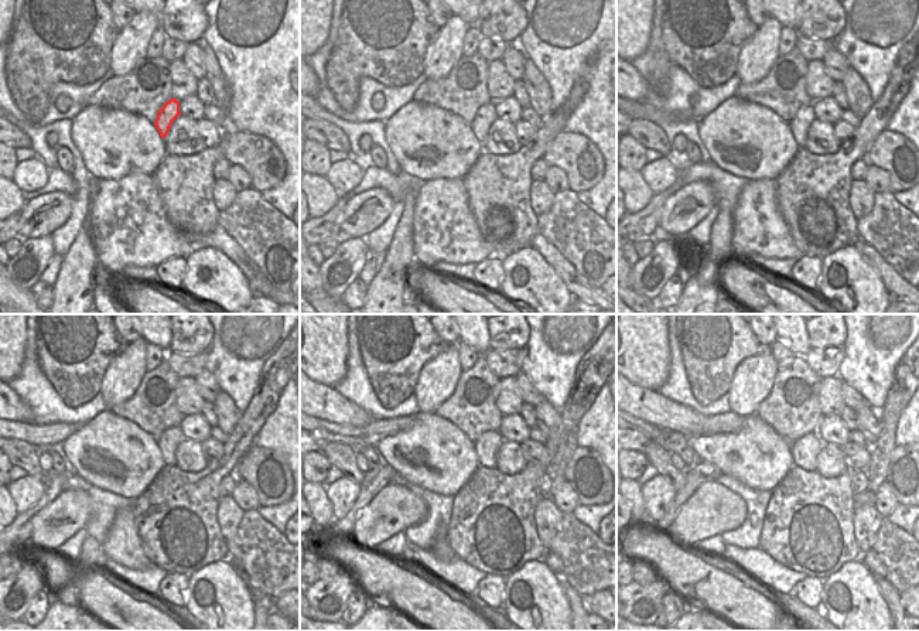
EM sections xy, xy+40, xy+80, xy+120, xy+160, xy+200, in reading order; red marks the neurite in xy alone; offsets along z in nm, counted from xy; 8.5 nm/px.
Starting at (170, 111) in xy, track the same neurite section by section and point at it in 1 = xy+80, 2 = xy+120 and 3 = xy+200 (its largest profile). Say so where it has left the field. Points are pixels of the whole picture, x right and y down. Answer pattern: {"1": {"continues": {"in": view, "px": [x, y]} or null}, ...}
{"1": {"continues": {"in": "xy+80", "px": [799, 125]}}, "2": {"continues": {"in": "xy+120", "px": [170, 439]}}, "3": {"continues": {"in": "xy+200", "px": [805, 450]}}}

